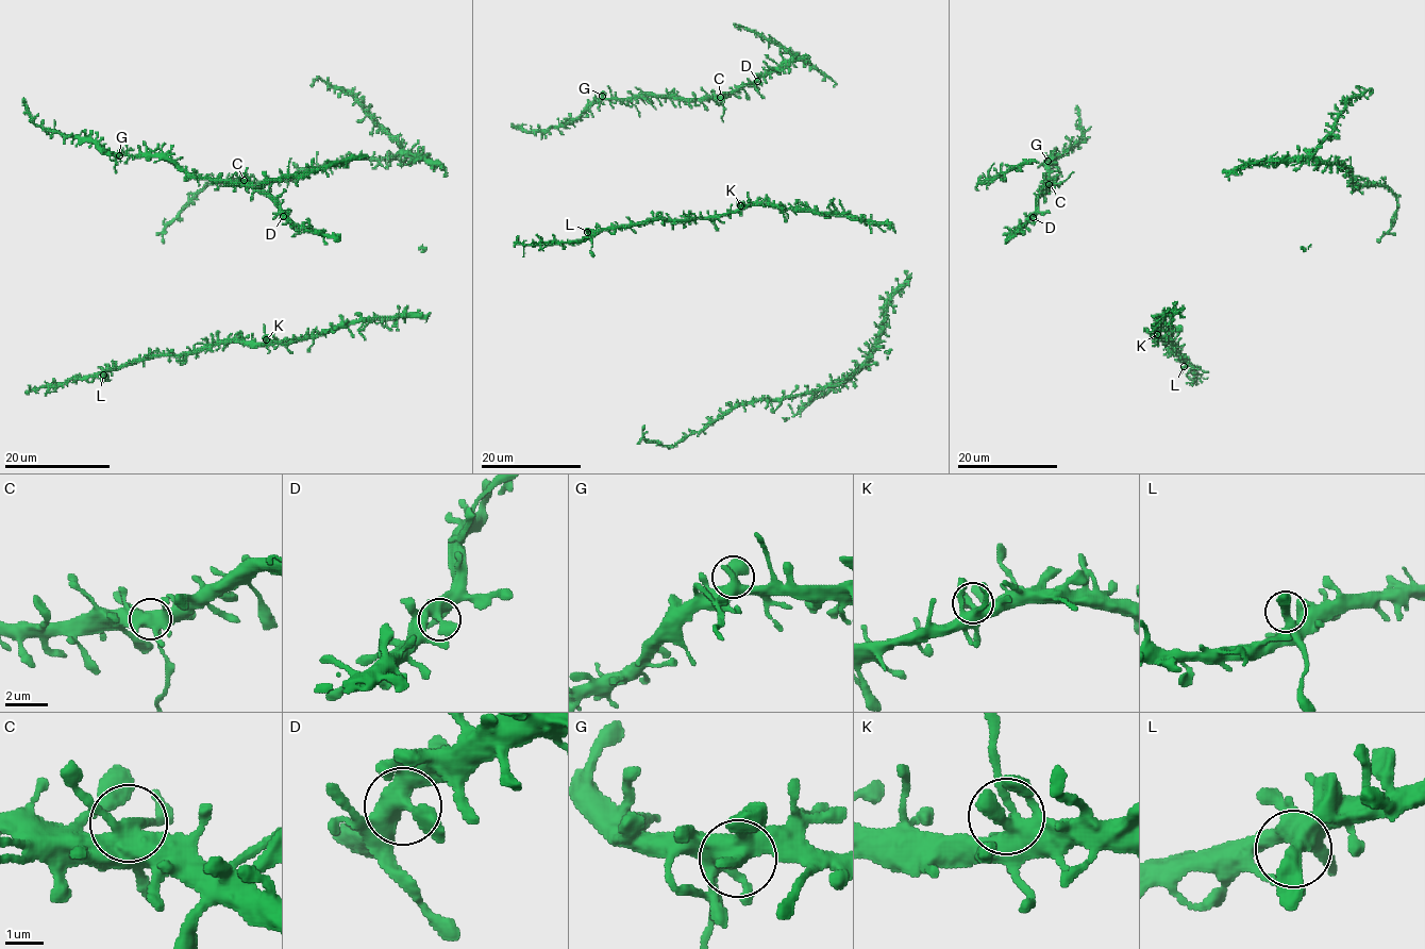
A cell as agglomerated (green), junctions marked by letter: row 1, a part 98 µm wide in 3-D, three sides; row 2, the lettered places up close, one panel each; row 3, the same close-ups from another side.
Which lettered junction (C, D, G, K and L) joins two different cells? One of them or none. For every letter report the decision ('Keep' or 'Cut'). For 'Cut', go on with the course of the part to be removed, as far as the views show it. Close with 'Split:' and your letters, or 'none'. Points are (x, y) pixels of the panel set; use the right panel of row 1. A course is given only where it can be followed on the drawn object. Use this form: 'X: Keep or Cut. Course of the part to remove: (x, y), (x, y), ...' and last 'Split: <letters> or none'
C: Cut. Course of the part to remove: (1049, 184), (1062, 183), (1073, 171)
D: Keep
G: Keep
K: Keep
L: Keep
Split: C

